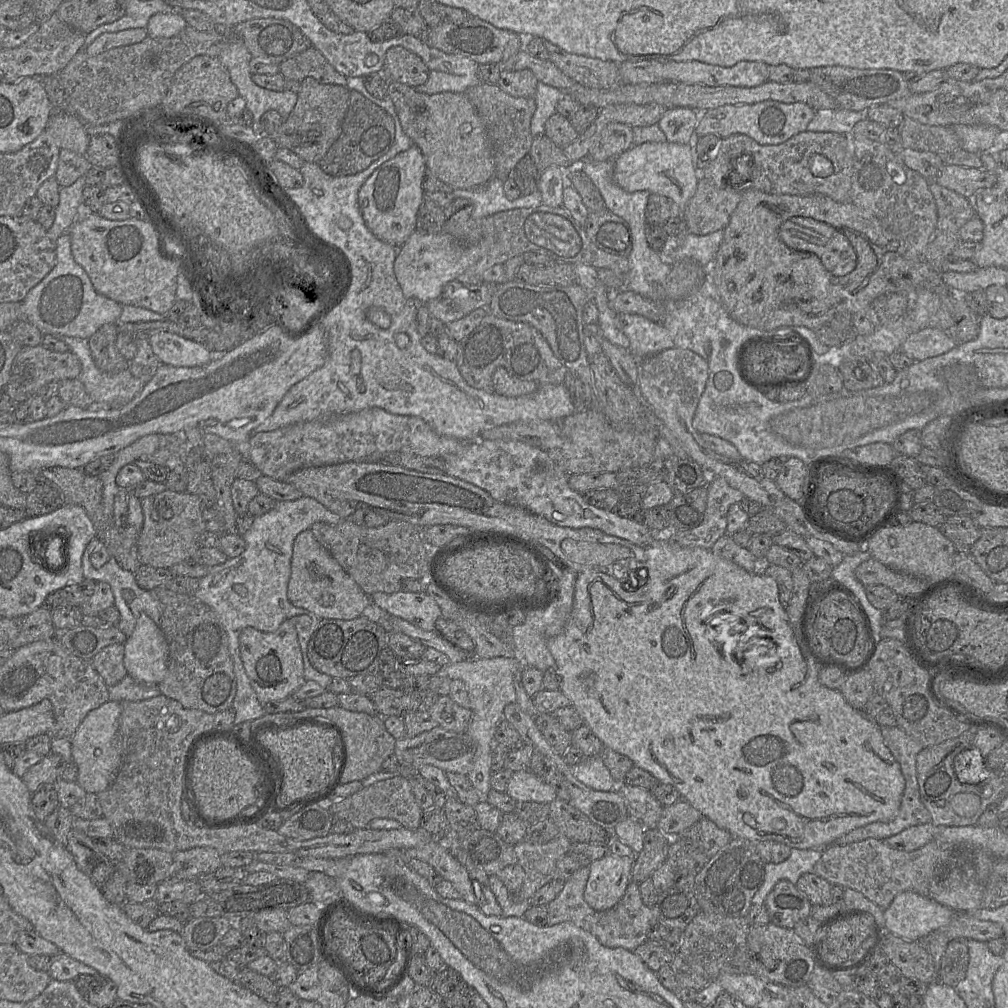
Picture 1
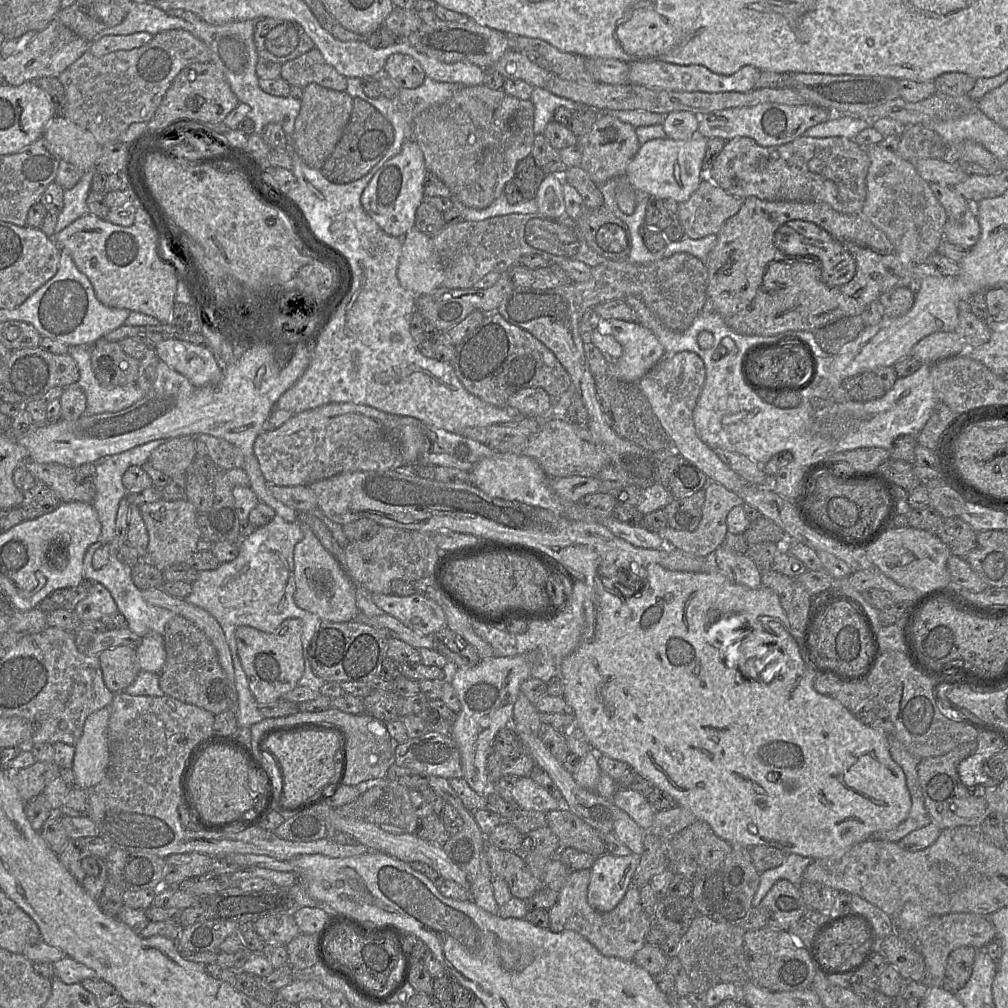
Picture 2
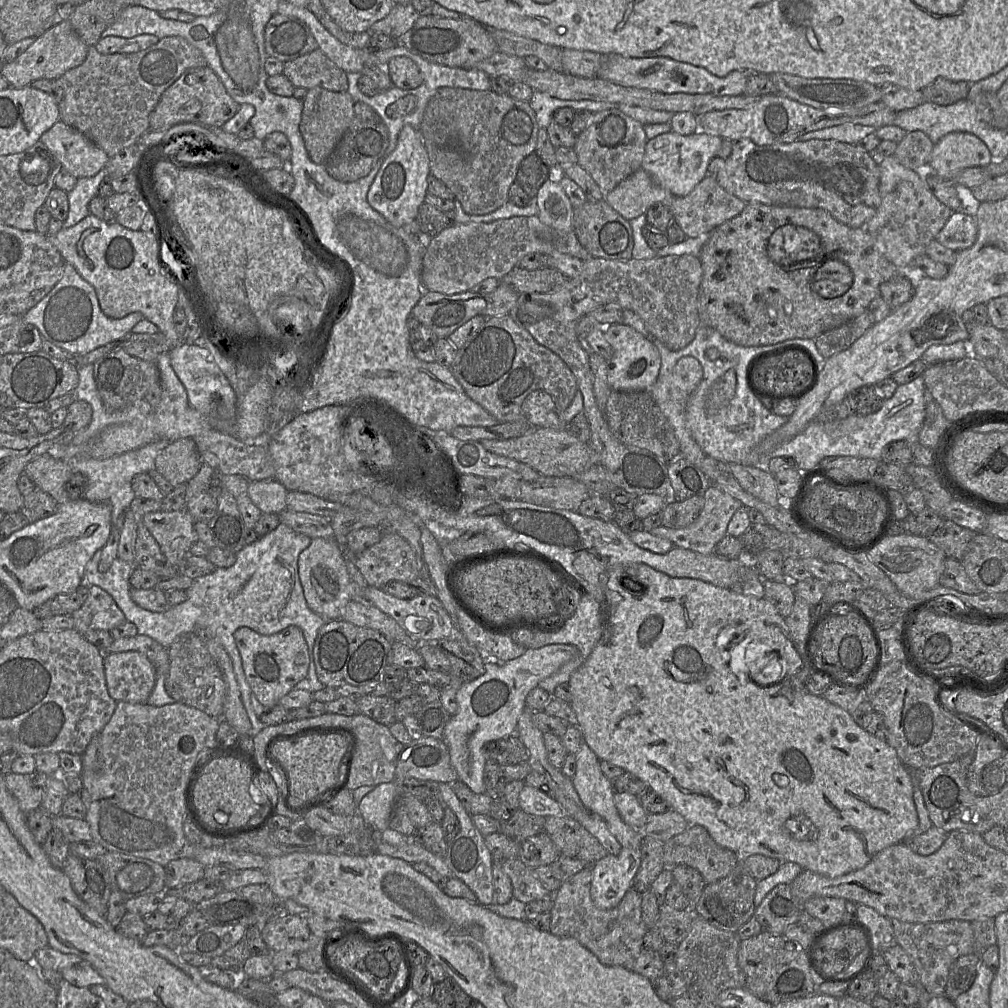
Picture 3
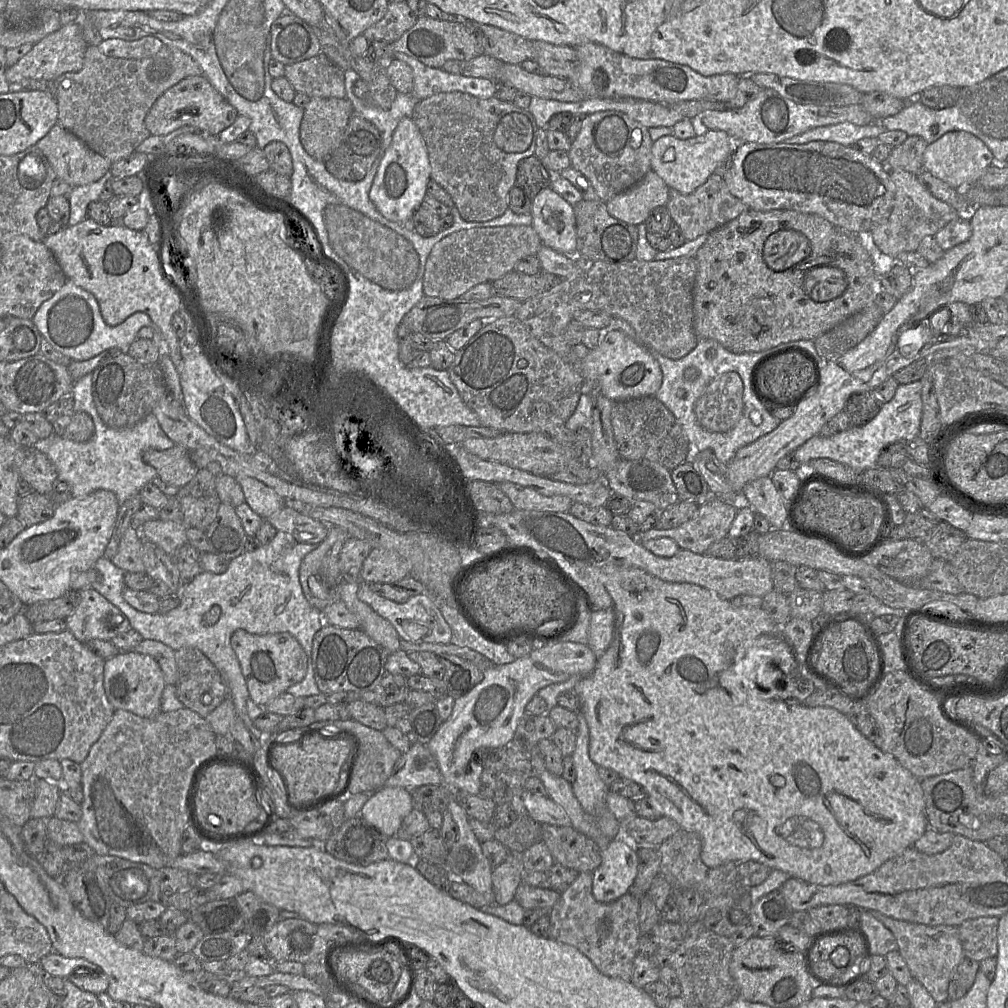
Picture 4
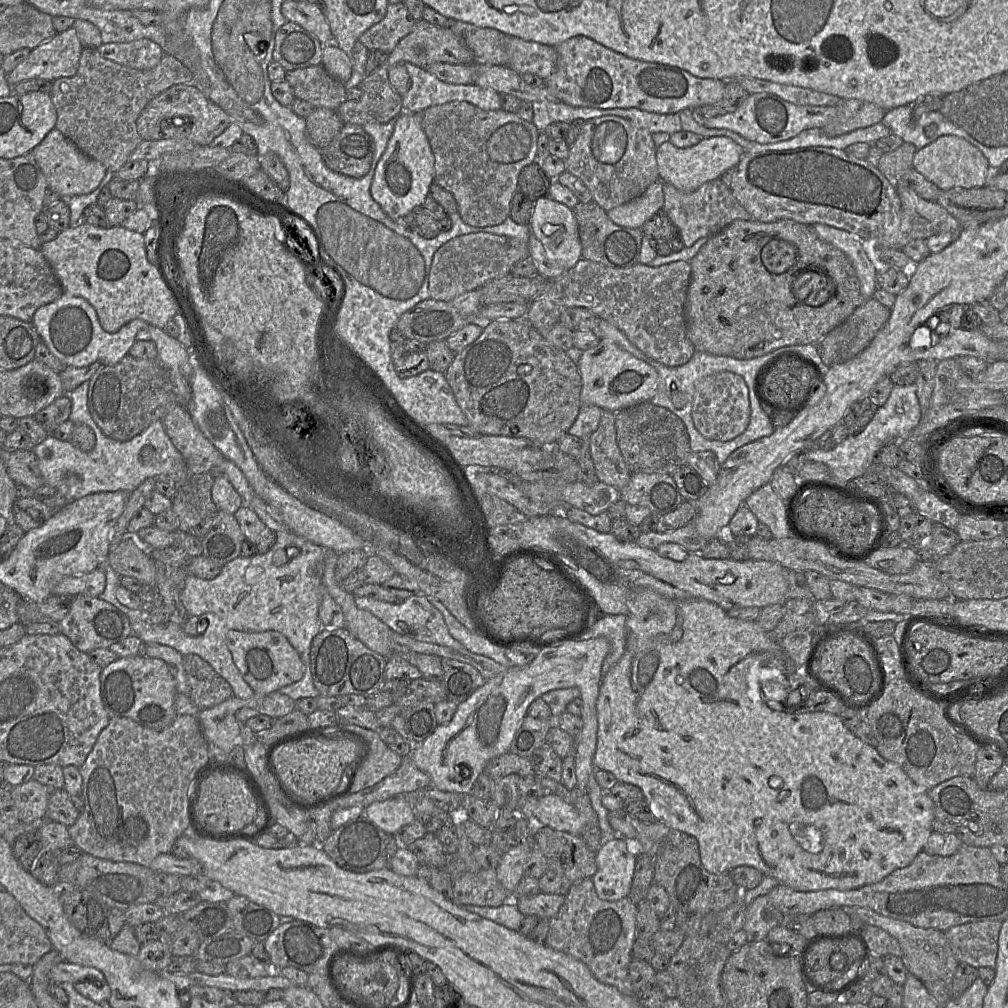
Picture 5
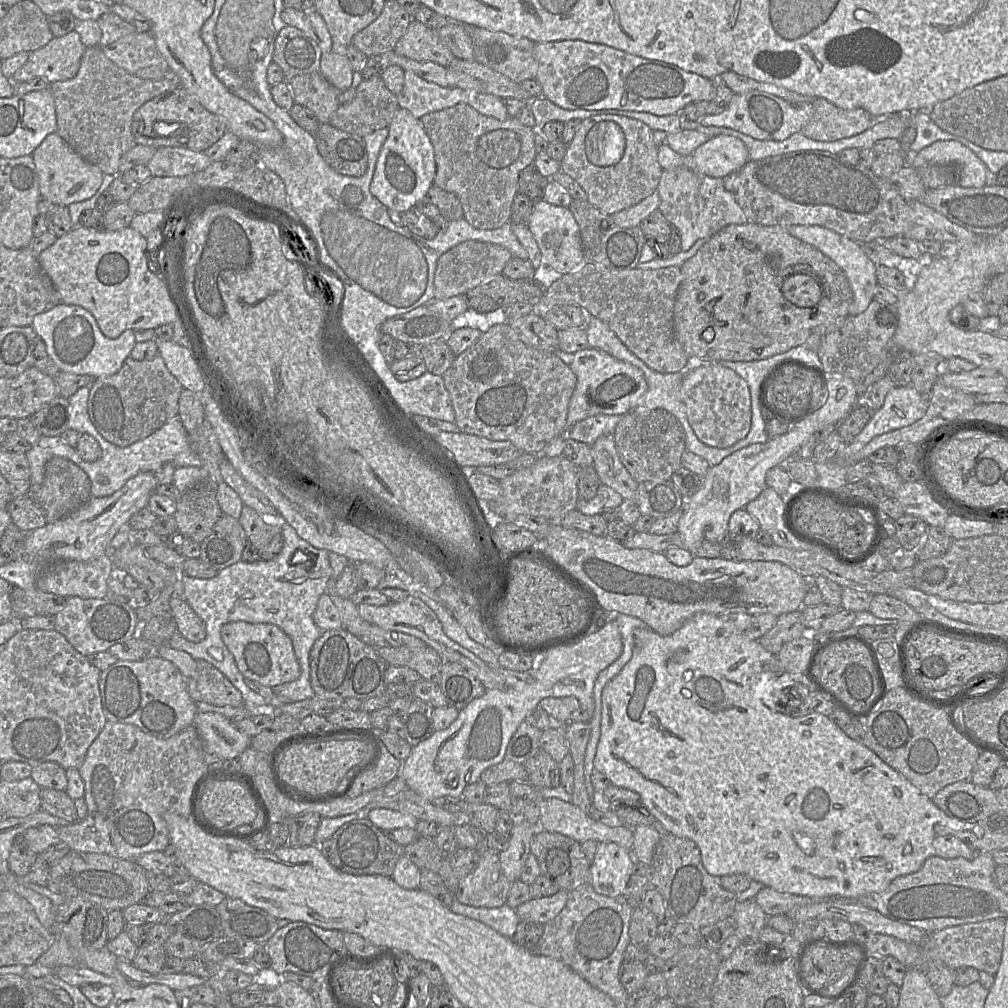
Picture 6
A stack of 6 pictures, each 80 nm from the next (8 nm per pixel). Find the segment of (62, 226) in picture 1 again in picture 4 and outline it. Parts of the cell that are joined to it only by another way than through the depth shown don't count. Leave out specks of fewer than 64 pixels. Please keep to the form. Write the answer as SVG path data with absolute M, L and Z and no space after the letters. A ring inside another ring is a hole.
M109 170L96 182L72 187L68 195L70 204L70 217L67 226L74 226L87 218L89 203L98 201L105 183L112 178Z

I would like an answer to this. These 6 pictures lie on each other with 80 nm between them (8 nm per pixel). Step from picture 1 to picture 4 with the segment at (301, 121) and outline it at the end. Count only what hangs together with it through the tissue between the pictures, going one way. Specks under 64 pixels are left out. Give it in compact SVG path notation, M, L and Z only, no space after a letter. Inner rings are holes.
M310 98L300 126L300 140L306 152L325 161L339 146L353 112L347 98Z

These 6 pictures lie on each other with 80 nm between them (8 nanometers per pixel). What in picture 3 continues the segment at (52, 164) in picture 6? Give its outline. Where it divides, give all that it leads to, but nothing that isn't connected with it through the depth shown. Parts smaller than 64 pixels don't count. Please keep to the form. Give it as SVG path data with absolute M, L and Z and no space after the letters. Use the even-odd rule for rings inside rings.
M58 120L43 133L40 141L76 178L92 177L103 169L109 156L76 129Z

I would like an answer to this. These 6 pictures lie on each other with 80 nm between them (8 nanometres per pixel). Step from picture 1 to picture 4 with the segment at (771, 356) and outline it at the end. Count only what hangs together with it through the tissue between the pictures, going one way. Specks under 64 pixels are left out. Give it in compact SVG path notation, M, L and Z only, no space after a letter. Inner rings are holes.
M788 353L768 361L759 371L761 394L784 407L797 402L814 381L813 365L797 353Z

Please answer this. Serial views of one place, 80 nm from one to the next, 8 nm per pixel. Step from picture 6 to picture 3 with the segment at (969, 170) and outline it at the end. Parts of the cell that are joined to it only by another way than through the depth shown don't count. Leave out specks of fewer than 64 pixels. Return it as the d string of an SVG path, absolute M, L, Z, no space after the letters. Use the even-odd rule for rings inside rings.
M951 132L934 145L927 170L952 181L966 168L985 168L990 163L992 155L981 139L967 132Z

